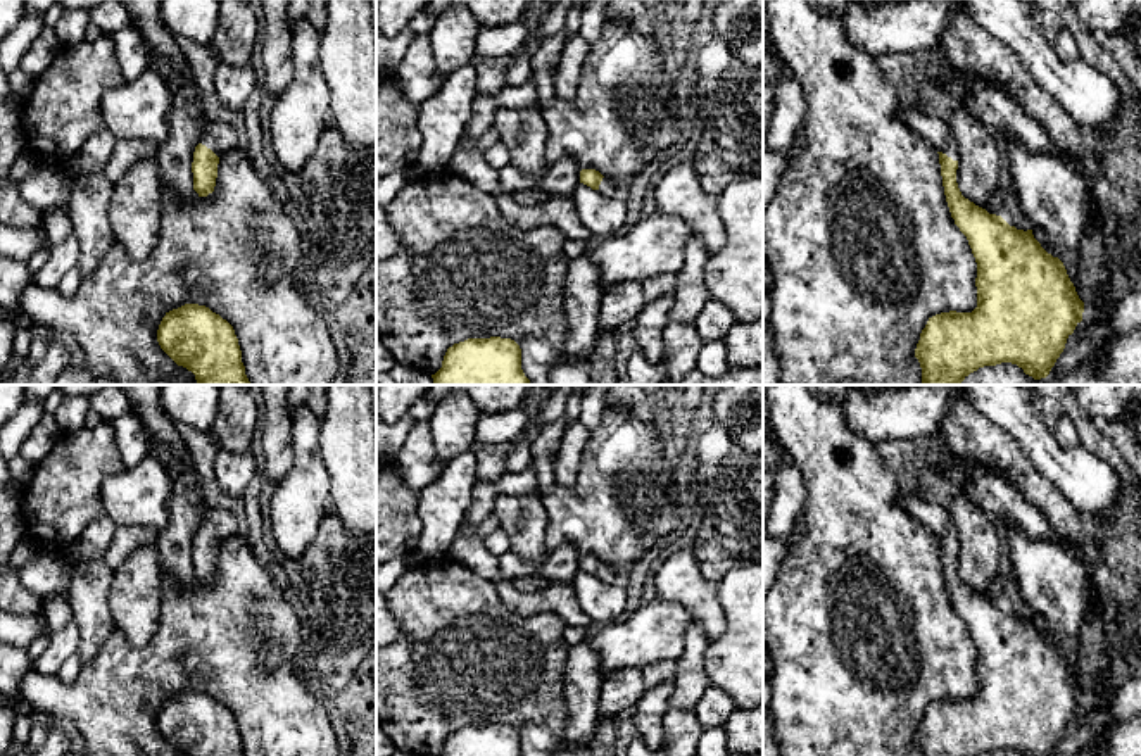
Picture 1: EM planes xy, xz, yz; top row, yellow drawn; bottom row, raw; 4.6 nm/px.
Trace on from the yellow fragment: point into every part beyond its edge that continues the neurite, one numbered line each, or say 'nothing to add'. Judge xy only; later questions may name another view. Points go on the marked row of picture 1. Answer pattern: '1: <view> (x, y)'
1: xy (220, 137)

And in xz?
1: xz (608, 187)

